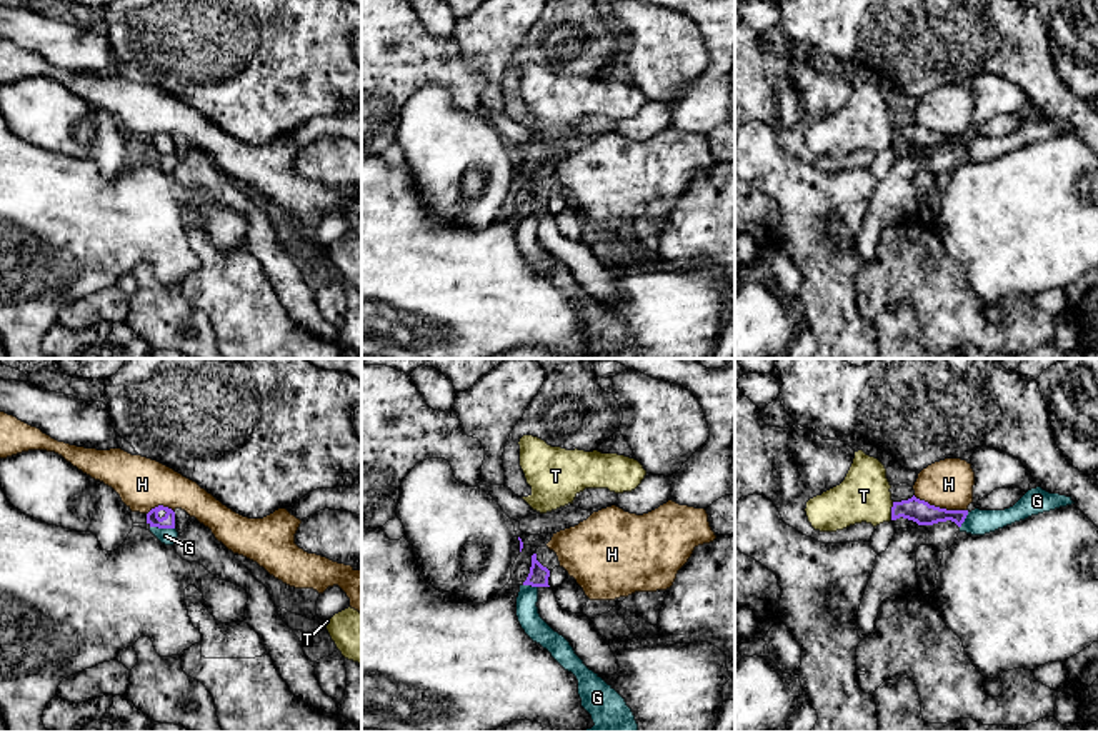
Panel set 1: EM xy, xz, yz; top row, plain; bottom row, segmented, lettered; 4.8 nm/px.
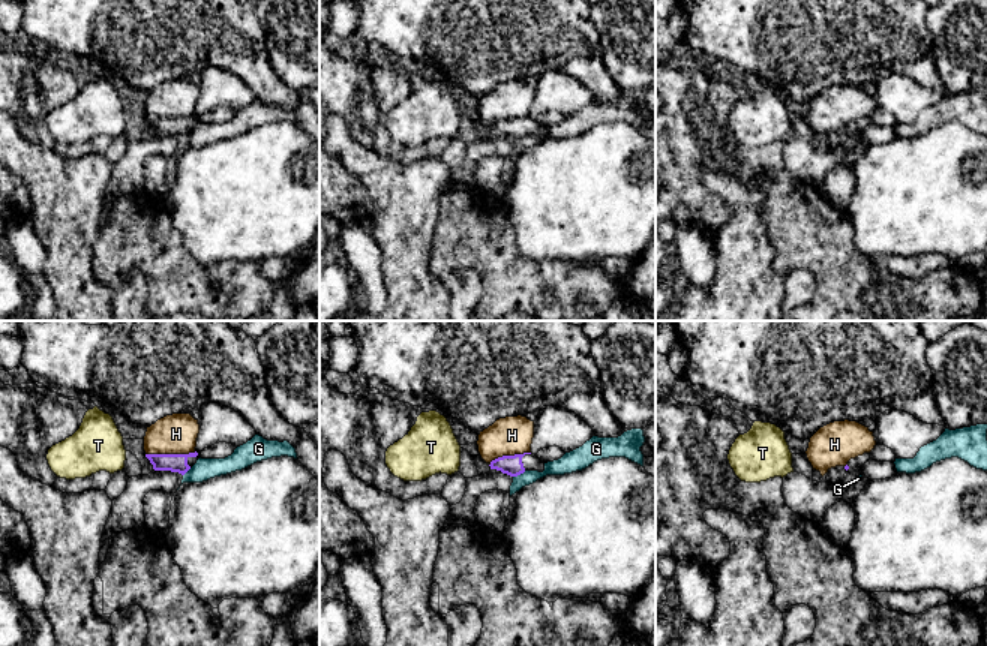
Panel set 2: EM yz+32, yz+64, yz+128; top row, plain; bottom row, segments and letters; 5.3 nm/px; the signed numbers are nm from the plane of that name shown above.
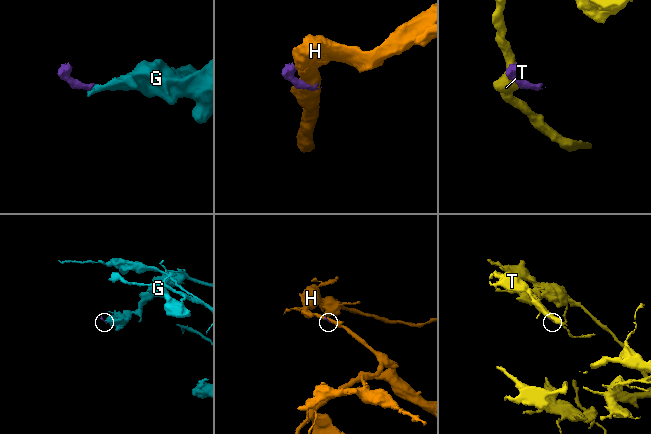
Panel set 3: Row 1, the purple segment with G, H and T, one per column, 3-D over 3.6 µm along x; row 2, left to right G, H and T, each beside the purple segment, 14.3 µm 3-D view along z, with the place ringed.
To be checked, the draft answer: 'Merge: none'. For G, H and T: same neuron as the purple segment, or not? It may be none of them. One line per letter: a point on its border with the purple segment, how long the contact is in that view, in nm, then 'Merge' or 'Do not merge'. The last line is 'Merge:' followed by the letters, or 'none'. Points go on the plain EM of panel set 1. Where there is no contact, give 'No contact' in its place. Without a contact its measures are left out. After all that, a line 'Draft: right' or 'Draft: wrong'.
G: Touches purple at xy (162, 154). Shared border 120 nm. Do not merge
H: Touches purple at yz (938, 134). Shared border 260 nm. Do not merge
T: Touches purple at yz (892, 137). Shared border 90 nm. Do not merge
Merge: none
Draft: right

